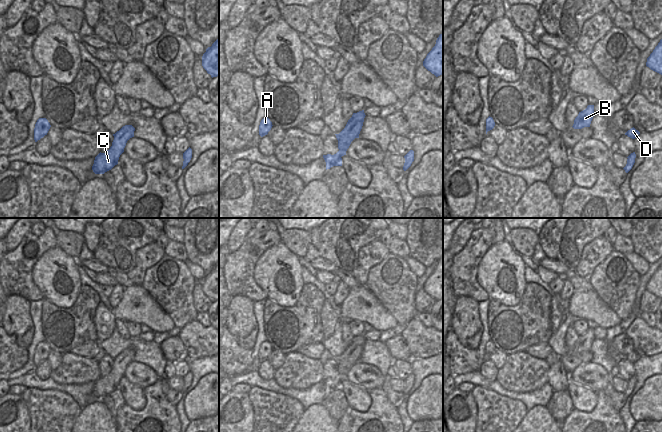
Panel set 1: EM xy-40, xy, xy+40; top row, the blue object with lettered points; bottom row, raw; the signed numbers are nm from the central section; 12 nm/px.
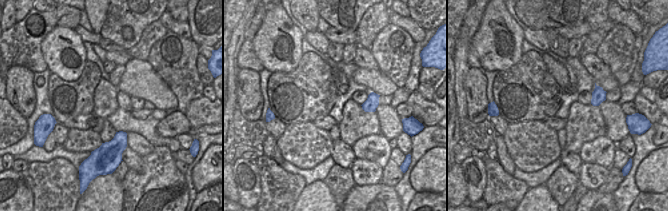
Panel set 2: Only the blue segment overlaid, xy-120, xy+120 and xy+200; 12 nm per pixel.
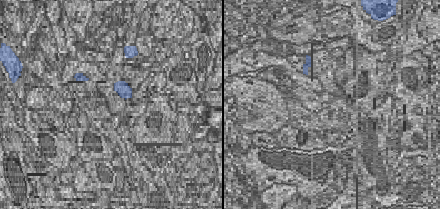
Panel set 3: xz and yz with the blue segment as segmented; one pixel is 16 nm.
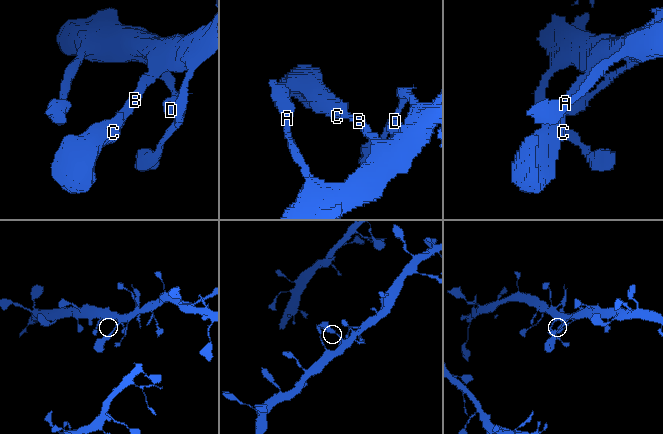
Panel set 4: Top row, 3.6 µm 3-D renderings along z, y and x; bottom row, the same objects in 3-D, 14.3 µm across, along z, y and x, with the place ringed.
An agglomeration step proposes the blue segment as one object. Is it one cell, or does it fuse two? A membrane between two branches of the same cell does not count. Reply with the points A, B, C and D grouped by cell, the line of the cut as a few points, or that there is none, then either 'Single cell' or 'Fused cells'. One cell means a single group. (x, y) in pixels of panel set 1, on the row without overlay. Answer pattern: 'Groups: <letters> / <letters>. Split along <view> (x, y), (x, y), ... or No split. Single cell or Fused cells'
Groups: A B C D. No split. Single cell.

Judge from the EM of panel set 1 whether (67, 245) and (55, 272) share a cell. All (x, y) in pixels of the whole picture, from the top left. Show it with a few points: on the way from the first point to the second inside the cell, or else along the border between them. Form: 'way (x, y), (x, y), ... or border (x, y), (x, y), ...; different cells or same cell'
border (56, 245), (75, 259); different cells

